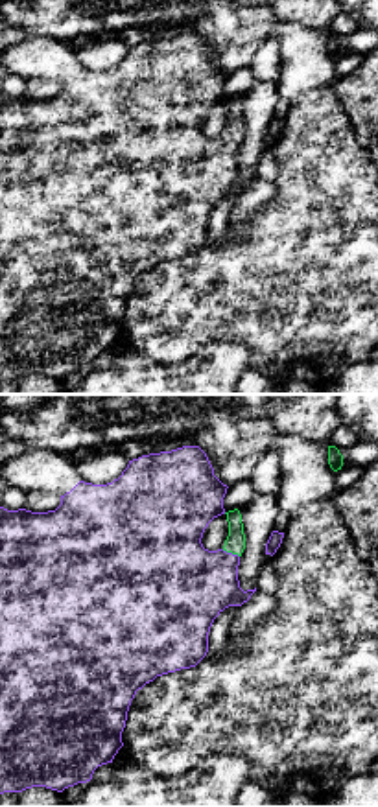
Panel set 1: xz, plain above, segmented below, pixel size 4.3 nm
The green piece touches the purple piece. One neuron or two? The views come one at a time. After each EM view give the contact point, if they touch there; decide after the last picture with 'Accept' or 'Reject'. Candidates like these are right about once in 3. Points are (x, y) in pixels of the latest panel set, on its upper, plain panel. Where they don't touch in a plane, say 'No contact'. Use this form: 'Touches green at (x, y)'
Touches green at (231, 139)

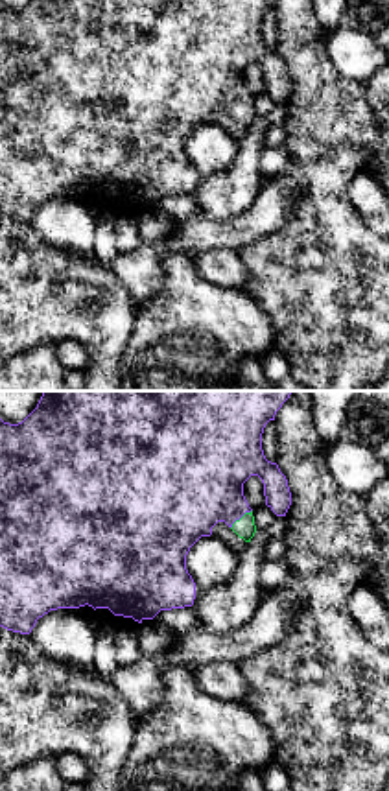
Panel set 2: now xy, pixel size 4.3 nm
Touches green at (242, 104)

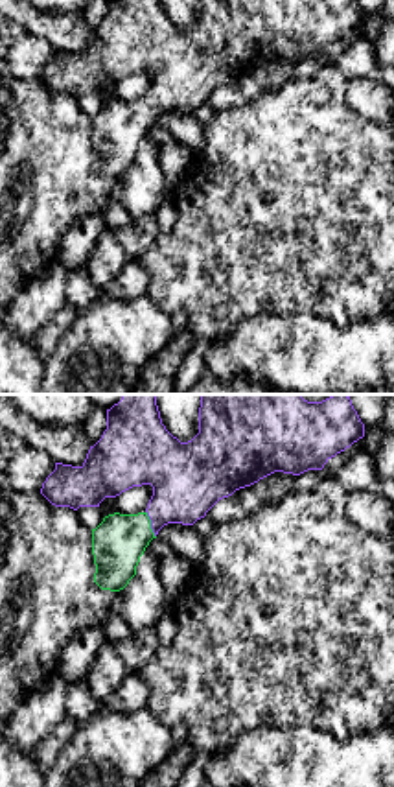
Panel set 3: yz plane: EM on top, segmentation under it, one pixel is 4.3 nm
Touches green at (150, 111)

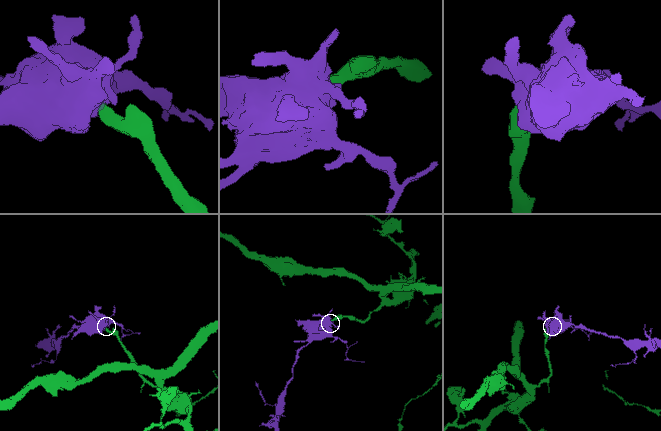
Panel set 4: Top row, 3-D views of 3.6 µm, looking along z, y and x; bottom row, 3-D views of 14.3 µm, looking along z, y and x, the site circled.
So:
Accept

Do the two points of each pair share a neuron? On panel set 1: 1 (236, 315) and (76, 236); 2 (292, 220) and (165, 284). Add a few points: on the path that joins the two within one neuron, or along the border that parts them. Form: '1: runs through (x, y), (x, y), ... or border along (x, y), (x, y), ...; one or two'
1: border along (187, 255), (146, 269), (124, 308); two
2: runs through (260, 251), (235, 277), (196, 280); one

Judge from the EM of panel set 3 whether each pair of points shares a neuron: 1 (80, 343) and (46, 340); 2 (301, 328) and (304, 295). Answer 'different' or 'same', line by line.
1: different
2: different

